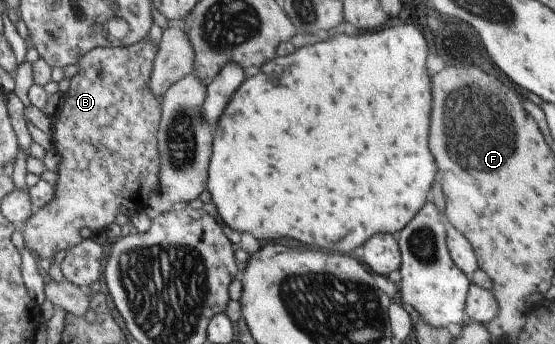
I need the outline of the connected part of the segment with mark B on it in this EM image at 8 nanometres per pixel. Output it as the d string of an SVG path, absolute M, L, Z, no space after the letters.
M147 35L136 43L129 46L110 47L96 46L91 49L85 56L82 56L78 61L78 71L69 79L68 89L62 93L64 98L63 105L53 116L53 134L52 149L59 157L57 165L58 178L55 182L52 199L44 204L41 208L37 208L32 213L25 223L17 226L23 237L23 245L25 249L35 251L39 259L52 257L57 251L70 249L77 243L82 241L80 237L80 229L90 229L94 235L106 231L106 227L114 221L114 217L118 213L125 214L127 217L132 216L136 212L142 212L147 207L147 199L151 195L158 194L159 190L159 155L157 150L157 129L159 117L161 114L161 101L163 96L155 96L151 92L149 86L150 74L154 56L157 52L157 45L148 40Z

